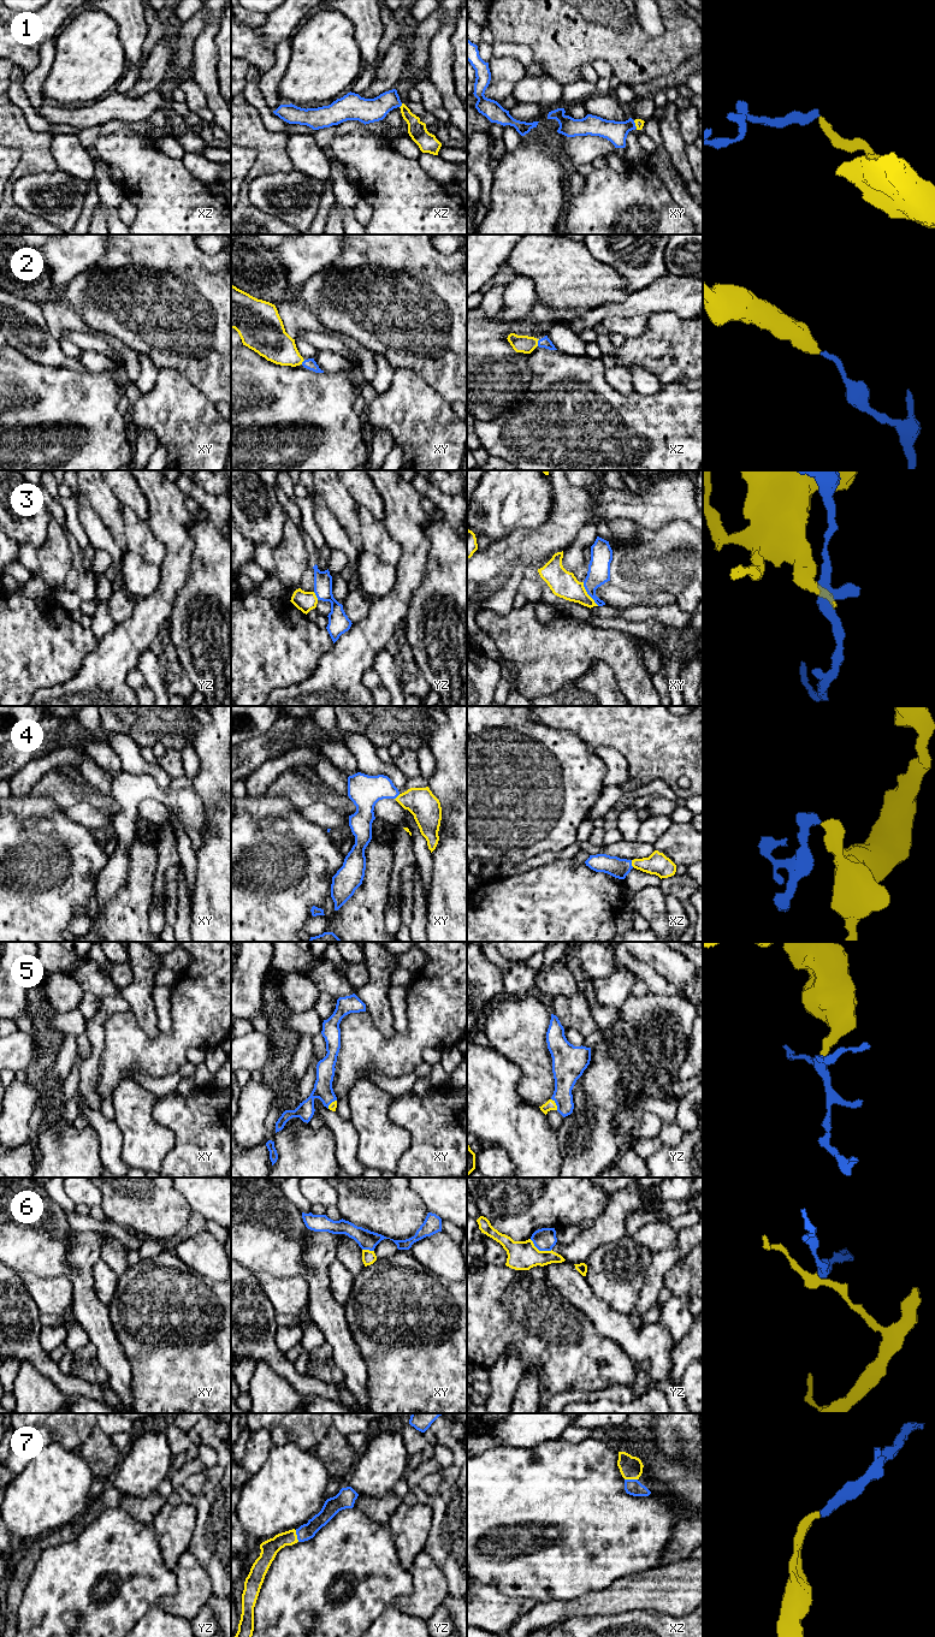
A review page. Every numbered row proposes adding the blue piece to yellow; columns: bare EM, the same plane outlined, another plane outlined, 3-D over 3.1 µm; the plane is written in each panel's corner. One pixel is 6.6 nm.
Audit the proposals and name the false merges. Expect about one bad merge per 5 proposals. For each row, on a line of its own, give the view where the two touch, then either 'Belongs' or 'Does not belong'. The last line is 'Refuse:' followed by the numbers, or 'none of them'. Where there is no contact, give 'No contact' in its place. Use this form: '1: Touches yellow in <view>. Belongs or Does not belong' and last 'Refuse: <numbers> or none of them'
1: Touches yellow in xz. Belongs
2: Touches yellow in xz. Belongs
3: Touches yellow in xy. Does not belong
4: Touches yellow in xz. Belongs
5: Touches yellow in yz. Belongs
6: Touches yellow in yz. Does not belong
7: Touches yellow in xz. Belongs
Refuse: 3, 6

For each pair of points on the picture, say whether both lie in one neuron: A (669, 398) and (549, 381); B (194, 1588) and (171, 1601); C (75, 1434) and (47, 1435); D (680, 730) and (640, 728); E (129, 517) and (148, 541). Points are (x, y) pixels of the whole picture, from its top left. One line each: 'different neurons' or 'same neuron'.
A: same neuron
B: same neuron
C: same neuron
D: same neuron
E: same neuron

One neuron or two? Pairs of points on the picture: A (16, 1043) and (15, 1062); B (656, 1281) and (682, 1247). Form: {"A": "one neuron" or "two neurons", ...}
{"A": "one neuron", "B": "one neuron"}

